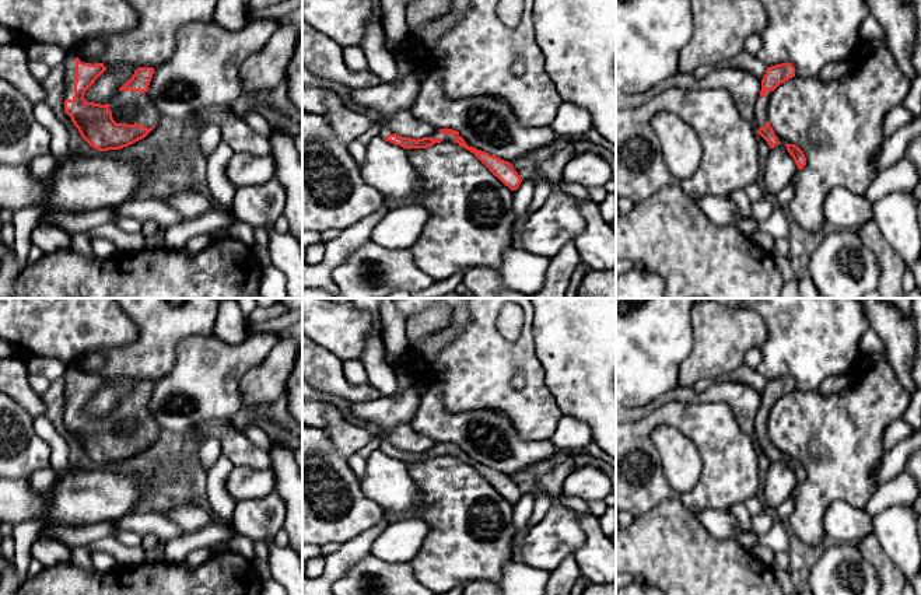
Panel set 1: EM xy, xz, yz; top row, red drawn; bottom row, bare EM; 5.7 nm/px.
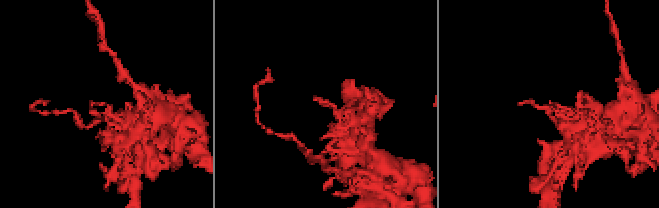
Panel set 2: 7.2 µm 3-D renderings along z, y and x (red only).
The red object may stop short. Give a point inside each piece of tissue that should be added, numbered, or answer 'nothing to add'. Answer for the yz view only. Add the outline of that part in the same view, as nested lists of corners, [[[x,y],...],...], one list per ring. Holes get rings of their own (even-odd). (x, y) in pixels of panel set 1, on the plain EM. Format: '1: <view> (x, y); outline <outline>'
1: yz (760, 422); outline [[[767,403],[764,412],[761,412],[761,410],[757,412],[757,416],[754,419],[754,435],[753,435],[756,444],[766,440],[767,419],[770,416],[771,409],[773,409],[773,405]]]

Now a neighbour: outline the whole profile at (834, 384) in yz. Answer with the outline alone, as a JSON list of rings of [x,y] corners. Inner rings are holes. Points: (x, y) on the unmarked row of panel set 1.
[[[854,370],[840,375],[829,377],[827,379],[822,382],[819,388],[819,393],[824,396],[837,393],[843,391],[844,388],[850,386],[857,375],[858,375],[858,371]]]

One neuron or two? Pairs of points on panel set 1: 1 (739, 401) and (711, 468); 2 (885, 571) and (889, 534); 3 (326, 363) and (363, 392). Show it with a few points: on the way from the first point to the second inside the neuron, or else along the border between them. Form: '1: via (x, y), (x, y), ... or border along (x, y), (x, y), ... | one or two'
1: border along (703, 402), (725, 403), (736, 423), (752, 437) | two
2: border along (872, 534), (906, 580) | two
3: via (331, 374), (352, 392) | one

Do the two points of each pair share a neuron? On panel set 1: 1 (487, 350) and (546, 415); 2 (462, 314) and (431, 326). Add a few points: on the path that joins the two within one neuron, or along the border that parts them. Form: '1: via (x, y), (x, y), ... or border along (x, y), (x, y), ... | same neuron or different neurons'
1: via (487, 370), (521, 406), (526, 408) | same neuron
2: border along (452, 312), (451, 322), (447, 326), (423, 339) | different neurons

